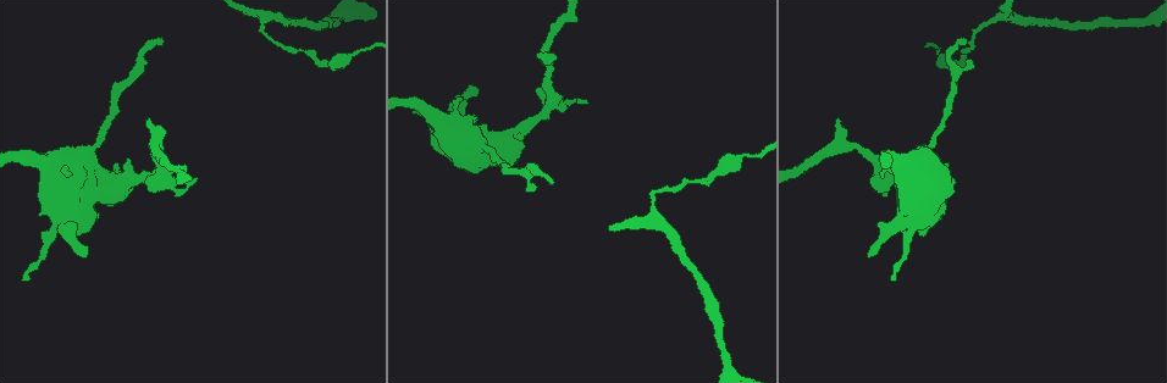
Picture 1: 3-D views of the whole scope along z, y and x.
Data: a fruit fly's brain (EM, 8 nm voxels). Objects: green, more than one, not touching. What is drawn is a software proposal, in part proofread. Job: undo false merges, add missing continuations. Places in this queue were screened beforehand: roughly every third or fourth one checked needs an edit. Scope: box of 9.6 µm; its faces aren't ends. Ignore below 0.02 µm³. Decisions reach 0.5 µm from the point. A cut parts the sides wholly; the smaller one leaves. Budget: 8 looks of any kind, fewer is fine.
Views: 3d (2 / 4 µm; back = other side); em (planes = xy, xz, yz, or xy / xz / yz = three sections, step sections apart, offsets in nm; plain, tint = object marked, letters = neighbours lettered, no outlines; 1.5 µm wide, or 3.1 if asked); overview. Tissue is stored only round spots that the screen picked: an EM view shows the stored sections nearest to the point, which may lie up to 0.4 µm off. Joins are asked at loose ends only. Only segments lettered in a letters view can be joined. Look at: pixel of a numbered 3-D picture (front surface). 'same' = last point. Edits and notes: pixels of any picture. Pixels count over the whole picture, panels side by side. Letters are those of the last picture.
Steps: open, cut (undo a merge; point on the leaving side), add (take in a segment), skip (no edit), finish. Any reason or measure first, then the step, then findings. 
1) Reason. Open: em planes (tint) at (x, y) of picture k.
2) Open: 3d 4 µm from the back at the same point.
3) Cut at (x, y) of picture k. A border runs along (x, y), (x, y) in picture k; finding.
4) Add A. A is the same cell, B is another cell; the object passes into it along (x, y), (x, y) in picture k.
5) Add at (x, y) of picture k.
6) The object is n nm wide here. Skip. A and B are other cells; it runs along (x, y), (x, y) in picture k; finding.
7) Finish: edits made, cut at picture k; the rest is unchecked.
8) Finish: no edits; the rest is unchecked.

Open: 3d 4 µm at (748, 157) of picture 1.

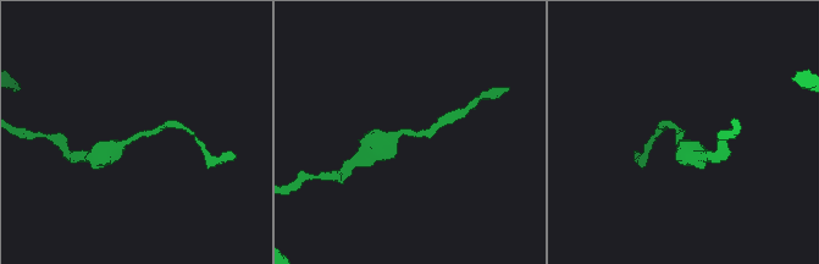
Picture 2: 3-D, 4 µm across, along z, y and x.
Shape alone is not enough. Open: em xy step 8 (letters) at (408, 135) of picture 2.

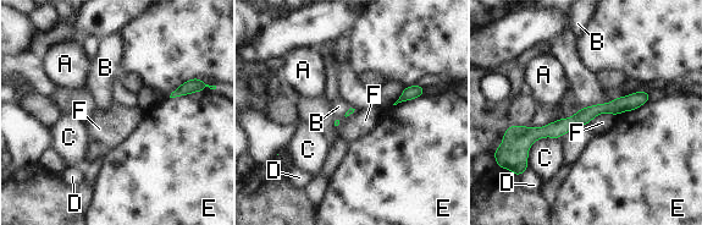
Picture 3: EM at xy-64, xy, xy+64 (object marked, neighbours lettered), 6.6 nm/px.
Open: em planes (letters) at the same point.

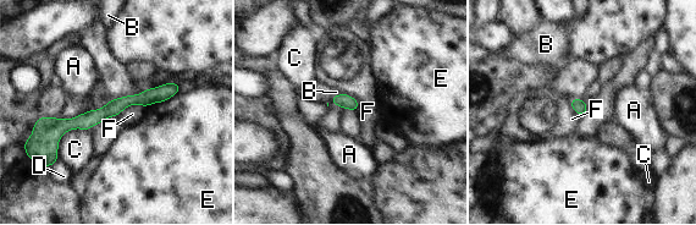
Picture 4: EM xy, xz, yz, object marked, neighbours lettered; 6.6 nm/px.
Skip. A, B, C, D, E and F are other cells; it runs along (175, 86), (84, 121), (44, 121) in picture 4; one cell here.

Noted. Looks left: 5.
Open: 3d 4 µm at (198, 178) of picture 1.

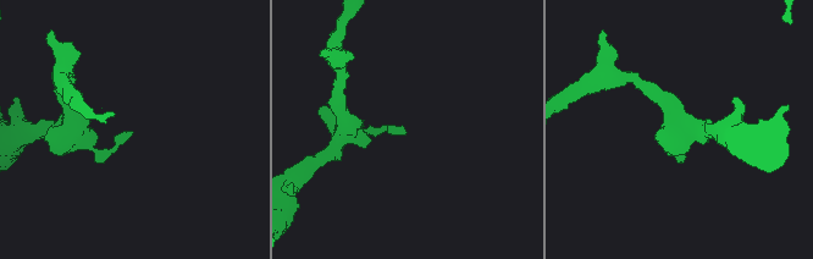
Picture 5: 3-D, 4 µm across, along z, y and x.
Need the tissue. Open: em planes (letters) at (403, 132) of picture 5.

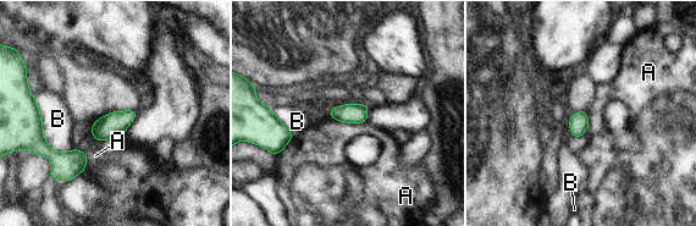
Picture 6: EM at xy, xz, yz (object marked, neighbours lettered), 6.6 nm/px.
Skip. A and B are other cells; a border runs along (330, 117), (344, 122), (366, 122) in picture 6; no lettered segment goes on from it.

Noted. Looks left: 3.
Stops while still wide. Open: 3d 2 µm at (867, 255) of picture 1.

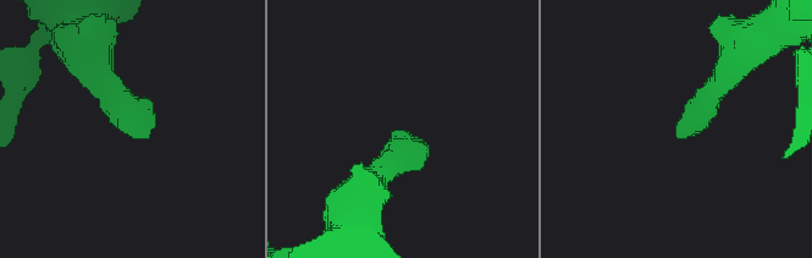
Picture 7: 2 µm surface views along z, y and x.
Now the EM. Open: em planes (letters) at (410, 133) of picture 7.

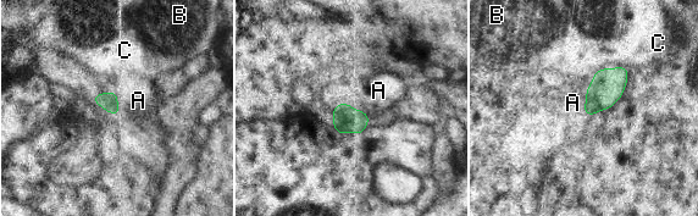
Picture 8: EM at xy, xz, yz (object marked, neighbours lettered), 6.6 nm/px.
Add A. A is the same cell, B and C are other cells; the object passes into it along (347, 120), (356, 110), (378, 90) in picture 8; it goes on there.

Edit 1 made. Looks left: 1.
Finish: edits made, add at picture 8; the rest is unchecked.

